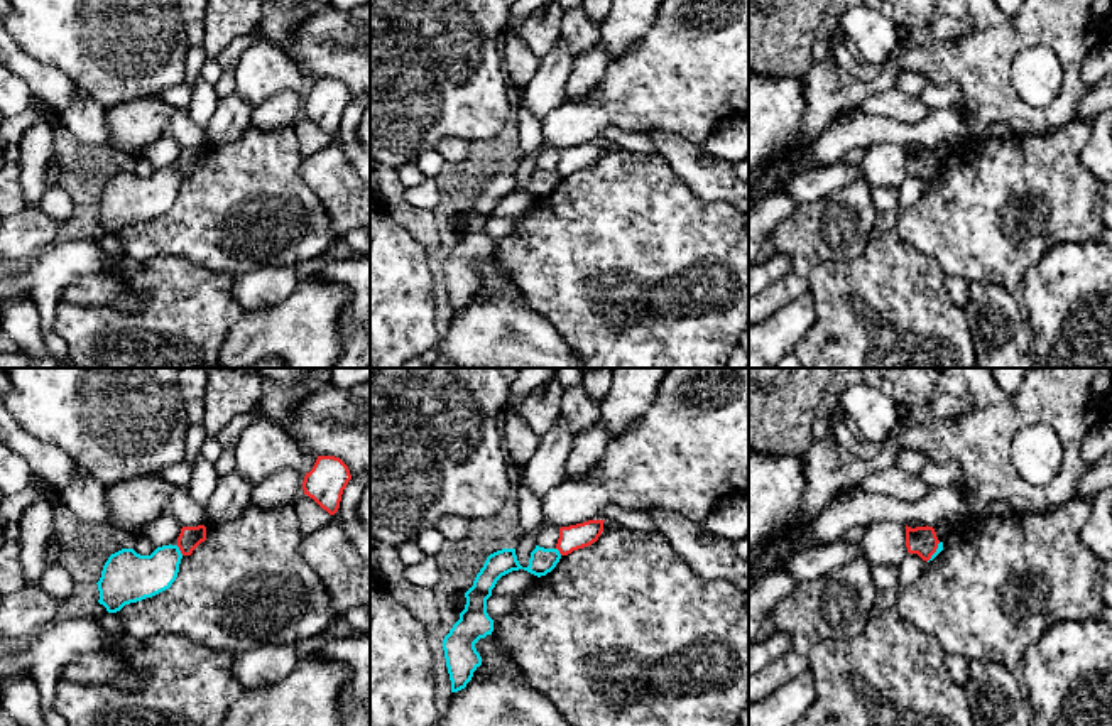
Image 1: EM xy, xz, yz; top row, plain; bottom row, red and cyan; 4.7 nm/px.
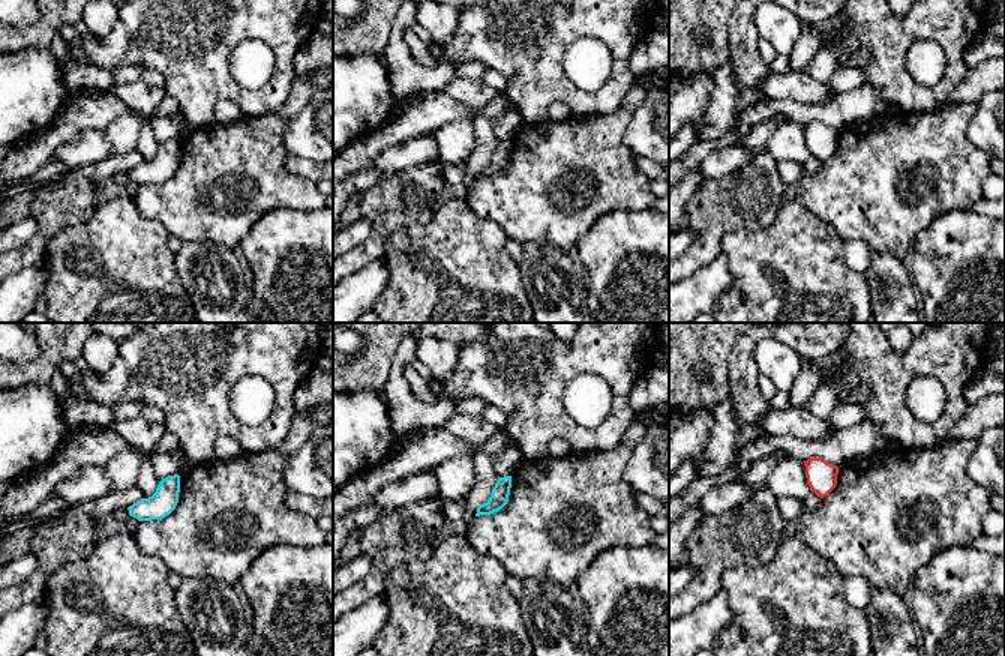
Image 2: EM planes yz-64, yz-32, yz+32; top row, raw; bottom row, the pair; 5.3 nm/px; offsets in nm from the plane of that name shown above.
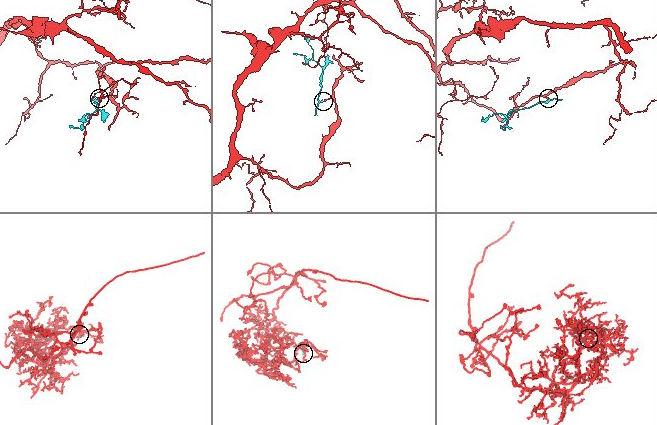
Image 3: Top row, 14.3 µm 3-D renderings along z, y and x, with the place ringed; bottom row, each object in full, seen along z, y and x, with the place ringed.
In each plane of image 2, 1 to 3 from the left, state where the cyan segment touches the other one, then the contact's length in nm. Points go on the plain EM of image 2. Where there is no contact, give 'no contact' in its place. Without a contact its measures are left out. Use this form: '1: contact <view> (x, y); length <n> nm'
1: no contact
2: no contact
3: no contact

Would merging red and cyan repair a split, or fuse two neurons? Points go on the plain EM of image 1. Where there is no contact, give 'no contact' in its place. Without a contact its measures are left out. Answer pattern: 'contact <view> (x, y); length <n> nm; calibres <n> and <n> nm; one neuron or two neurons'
contact xy (179, 171); length 60 nm; calibres 110 and 220 nm; two neurons

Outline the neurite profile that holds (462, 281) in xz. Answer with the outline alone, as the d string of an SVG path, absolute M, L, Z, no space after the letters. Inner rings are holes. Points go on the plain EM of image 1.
M539 167L531 174L527 189L519 186L515 171L502 171L487 179L473 208L465 214L466 226L460 235L460 241L443 262L451 314L465 311L473 294L482 287L482 279L475 265L493 253L493 241L487 235L487 221L492 218L497 203L519 191L537 199L546 198L556 189L559 181L561 176L558 171L544 171Z

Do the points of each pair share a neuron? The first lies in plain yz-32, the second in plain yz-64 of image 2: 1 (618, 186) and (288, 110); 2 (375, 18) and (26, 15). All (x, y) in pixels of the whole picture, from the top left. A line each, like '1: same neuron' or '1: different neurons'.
1: different neurons
2: different neurons

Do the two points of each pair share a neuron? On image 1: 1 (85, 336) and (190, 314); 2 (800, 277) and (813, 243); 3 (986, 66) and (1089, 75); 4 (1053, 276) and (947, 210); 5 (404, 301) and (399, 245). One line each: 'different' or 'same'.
1: same
2: same
3: different
4: different
5: same

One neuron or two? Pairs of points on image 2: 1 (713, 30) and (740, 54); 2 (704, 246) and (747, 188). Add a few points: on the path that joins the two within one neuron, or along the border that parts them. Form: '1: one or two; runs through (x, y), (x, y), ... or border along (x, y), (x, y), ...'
1: two; border along (732, 15), (729, 56)
2: one; runs through (711, 231), (714, 221), (732, 203)

